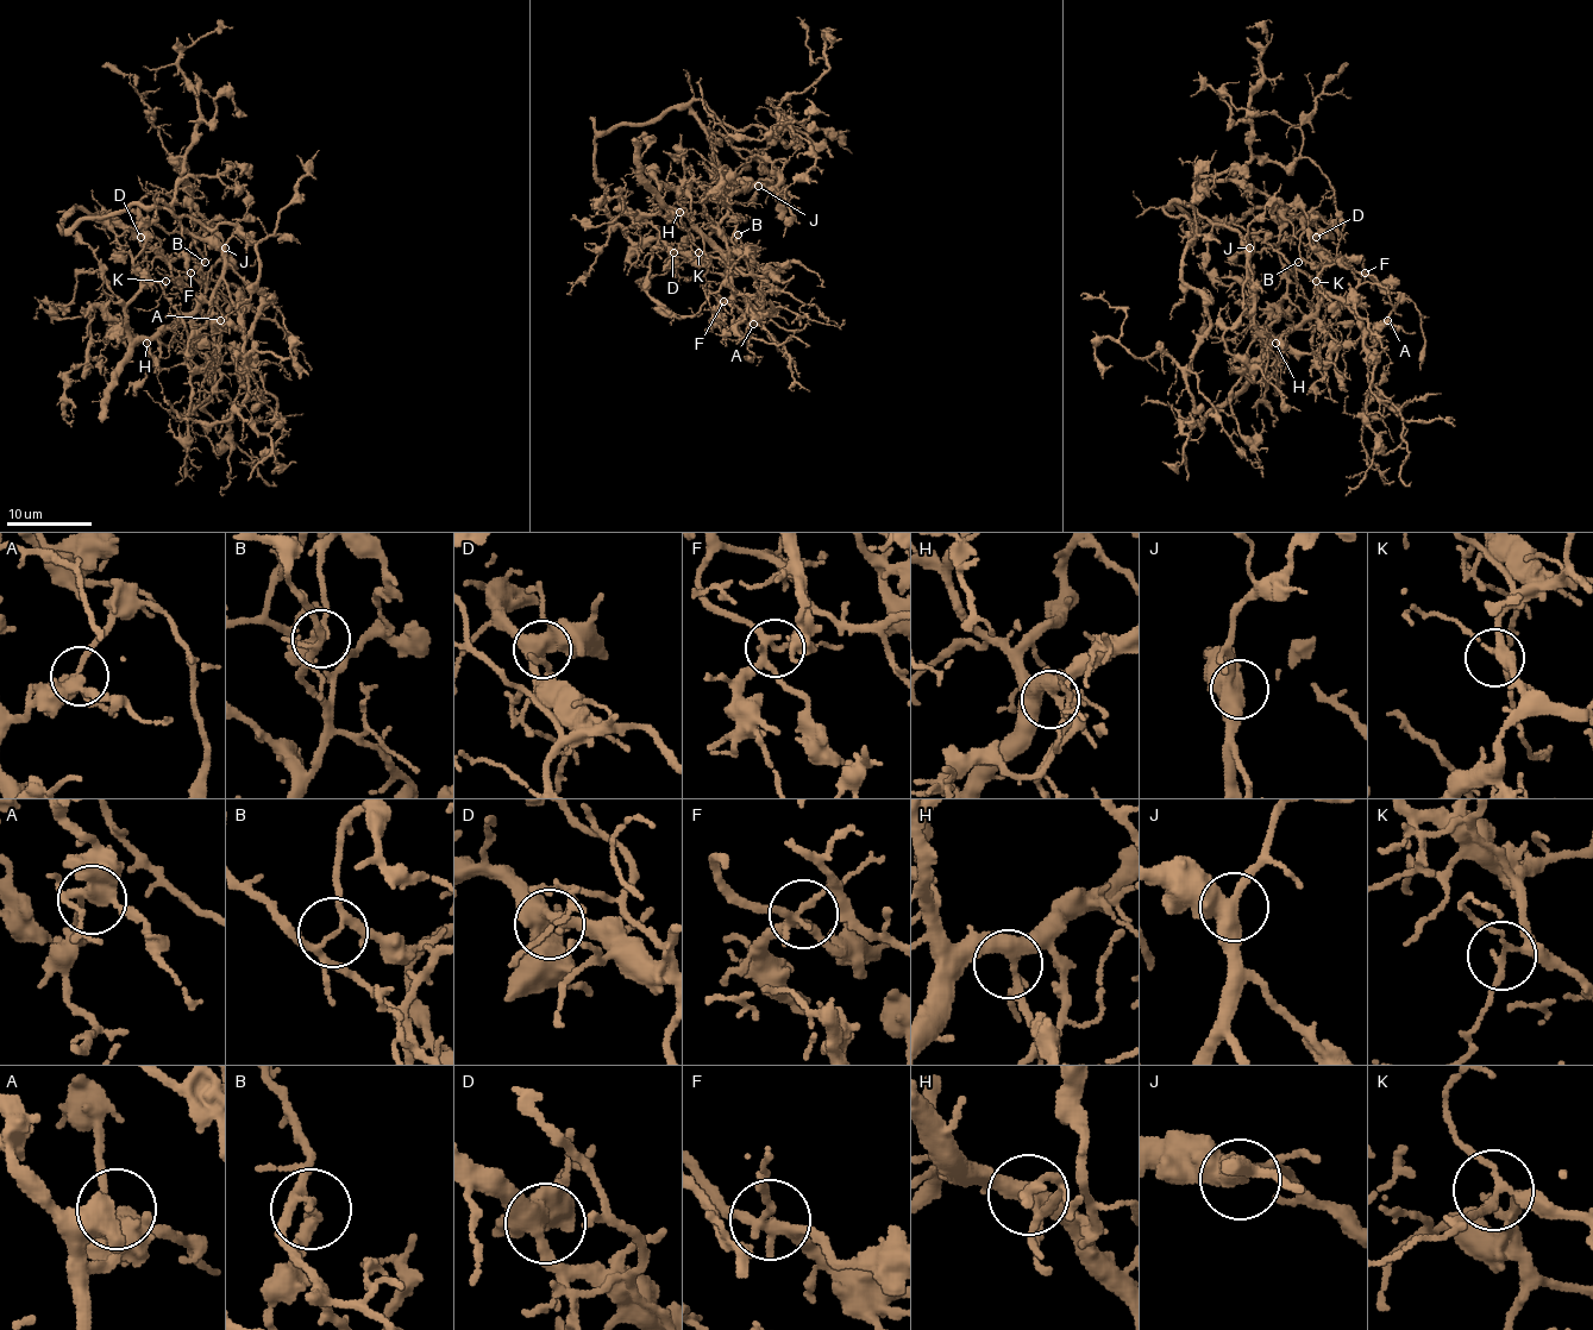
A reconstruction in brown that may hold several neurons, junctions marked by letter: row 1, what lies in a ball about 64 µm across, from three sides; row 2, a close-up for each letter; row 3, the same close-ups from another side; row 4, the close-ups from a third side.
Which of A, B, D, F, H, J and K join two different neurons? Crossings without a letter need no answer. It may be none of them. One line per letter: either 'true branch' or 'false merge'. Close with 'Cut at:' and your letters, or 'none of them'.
A: true branch
B: false merge
D: true branch
F: true branch
H: true branch
J: true branch
K: true branch
Cut at: B

